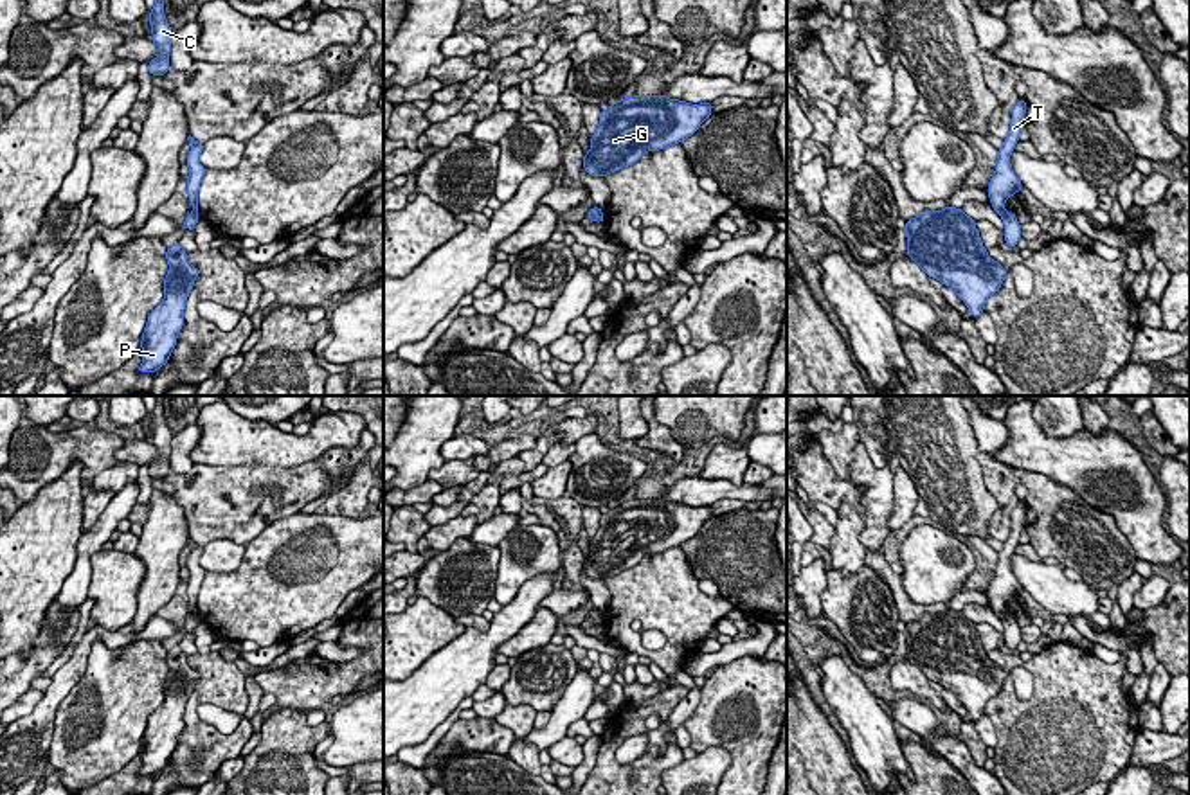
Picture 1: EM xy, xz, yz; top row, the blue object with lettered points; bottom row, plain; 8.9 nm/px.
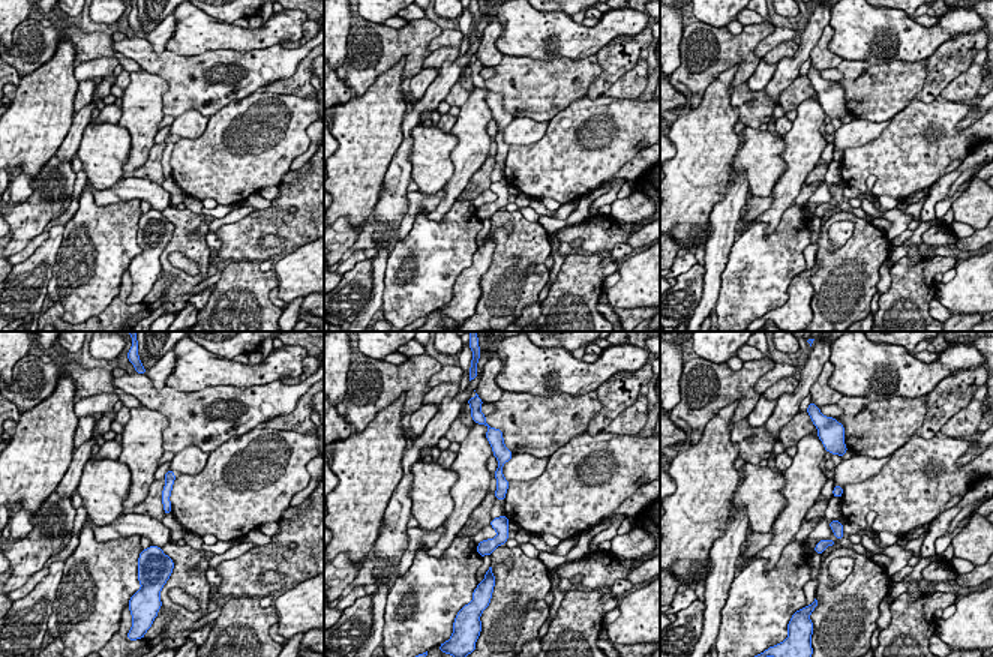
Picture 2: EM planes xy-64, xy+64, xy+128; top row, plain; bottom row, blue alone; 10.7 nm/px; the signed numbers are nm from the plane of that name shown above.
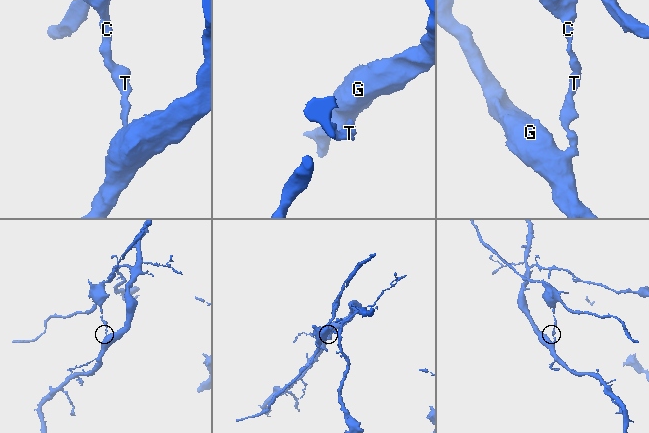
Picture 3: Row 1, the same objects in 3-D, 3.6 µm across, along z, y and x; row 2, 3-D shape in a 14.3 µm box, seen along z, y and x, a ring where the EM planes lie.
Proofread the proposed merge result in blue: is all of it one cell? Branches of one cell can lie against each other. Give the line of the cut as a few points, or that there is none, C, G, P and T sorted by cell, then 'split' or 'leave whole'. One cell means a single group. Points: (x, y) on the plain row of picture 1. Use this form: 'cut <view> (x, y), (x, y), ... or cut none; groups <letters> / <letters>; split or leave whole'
cut xy (191, 616), (197, 619); groups C T / G P; split

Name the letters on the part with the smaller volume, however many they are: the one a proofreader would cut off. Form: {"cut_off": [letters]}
{"cut_off": ["C", "T"]}

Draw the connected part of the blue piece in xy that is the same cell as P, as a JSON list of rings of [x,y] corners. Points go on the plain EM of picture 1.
[[[180,646],[167,651],[166,662],[169,673],[164,682],[164,703],[148,719],[140,743],[139,775],[155,775],[167,766],[184,730],[185,703],[198,680],[198,671],[187,664],[187,655]]]

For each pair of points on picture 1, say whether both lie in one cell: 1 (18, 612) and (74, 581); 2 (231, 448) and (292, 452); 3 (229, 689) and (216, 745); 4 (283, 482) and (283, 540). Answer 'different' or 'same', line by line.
1: different
2: same
3: same
4: different

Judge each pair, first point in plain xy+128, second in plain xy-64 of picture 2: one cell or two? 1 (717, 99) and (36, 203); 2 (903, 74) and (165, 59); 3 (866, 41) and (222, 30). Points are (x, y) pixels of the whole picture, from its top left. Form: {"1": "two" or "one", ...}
{"1": "two", "2": "one", "3": "one"}

